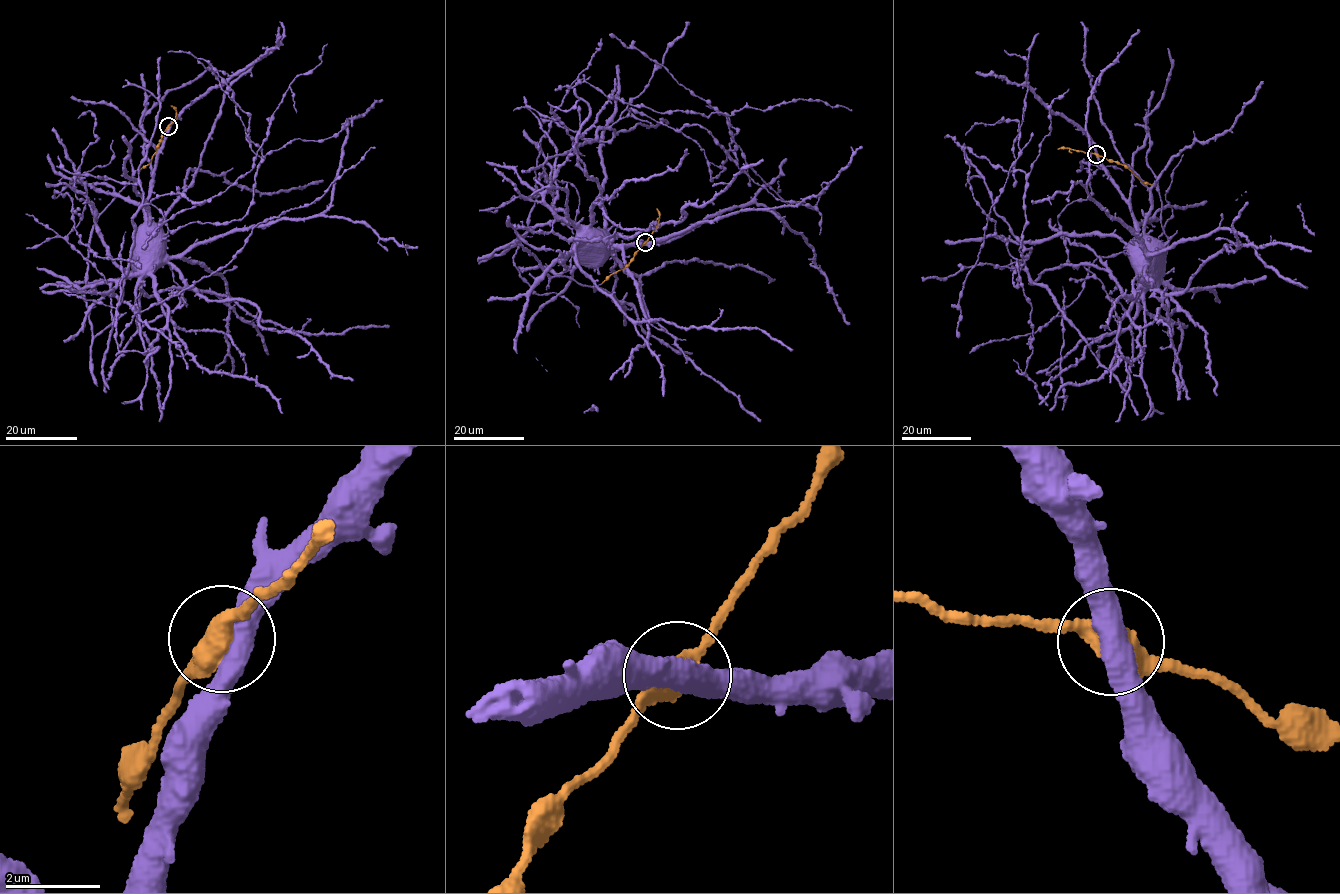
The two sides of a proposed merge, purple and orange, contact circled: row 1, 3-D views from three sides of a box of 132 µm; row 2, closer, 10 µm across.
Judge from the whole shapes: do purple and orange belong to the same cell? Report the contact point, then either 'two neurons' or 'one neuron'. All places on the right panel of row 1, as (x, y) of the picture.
(1096, 154) | one neuron

